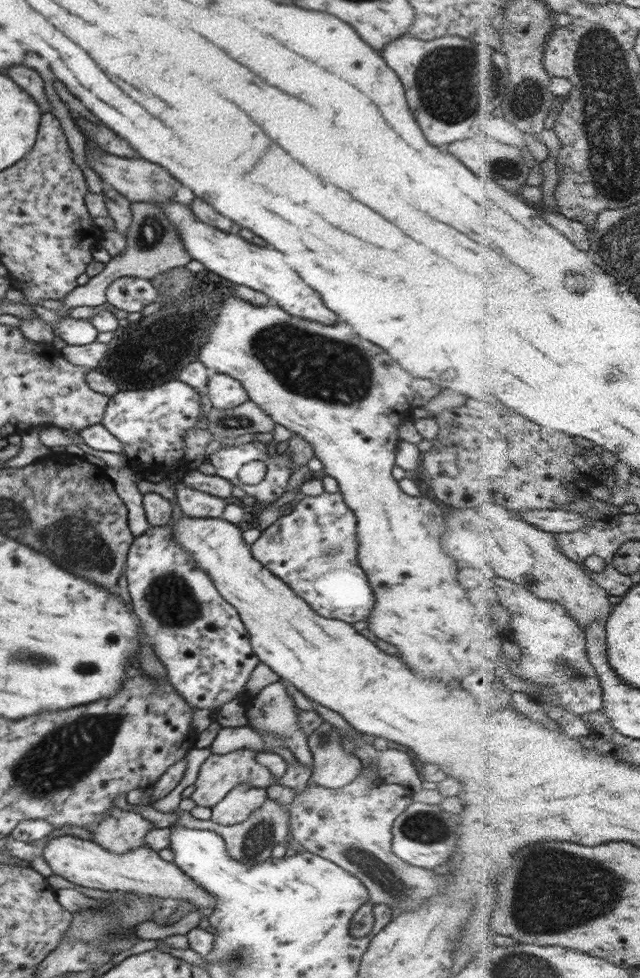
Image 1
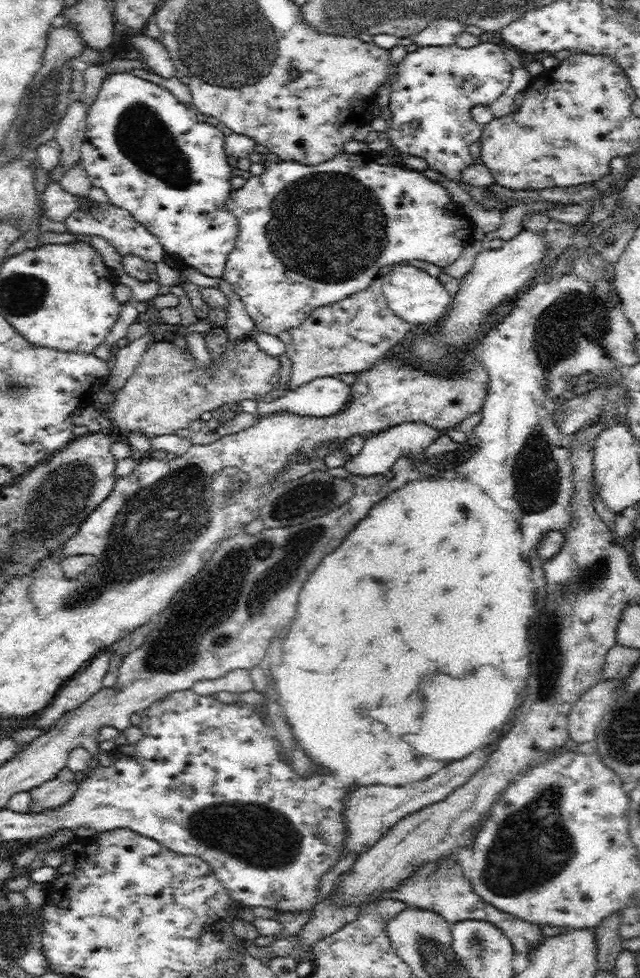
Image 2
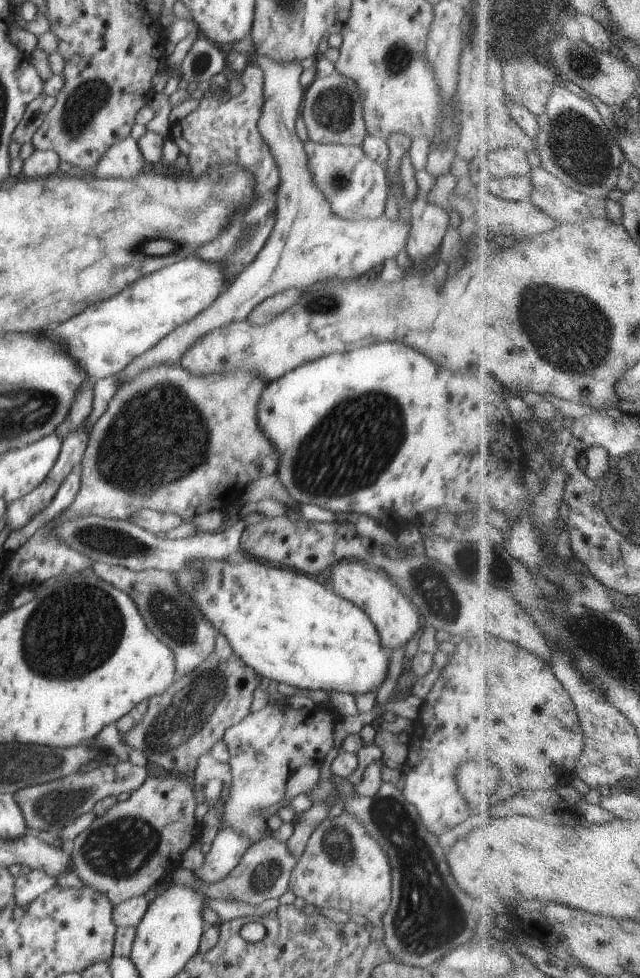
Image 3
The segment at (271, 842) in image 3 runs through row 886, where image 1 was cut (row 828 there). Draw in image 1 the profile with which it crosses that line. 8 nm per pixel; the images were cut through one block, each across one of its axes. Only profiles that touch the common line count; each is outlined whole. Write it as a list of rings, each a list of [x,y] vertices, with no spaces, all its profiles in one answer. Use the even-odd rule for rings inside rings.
[[[266,798],[266,803],[248,817],[244,822],[232,826],[222,826],[209,820],[200,820],[191,816],[188,811],[179,811],[179,818],[174,823],[176,826],[184,828],[195,828],[198,830],[213,830],[217,832],[224,843],[228,856],[240,862],[262,862],[271,857],[271,852],[275,846],[285,842],[286,837],[290,835],[289,829],[289,806],[282,806],[278,802],[273,802]]]

